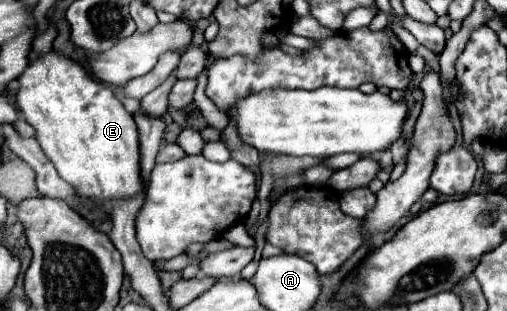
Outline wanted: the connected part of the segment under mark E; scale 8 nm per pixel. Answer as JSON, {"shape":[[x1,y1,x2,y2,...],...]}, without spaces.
{"shape":[[50,50,38,58,34,58,28,68,18,76,18,92,16,104,24,116,24,120,36,130,36,138,44,150,44,154,52,160,58,174,74,186,80,196,110,202,114,198,132,198,138,190,142,190,140,180,140,146,138,146,138,132,132,114,126,112,122,102,114,96,114,92,102,84,100,80,92,78,90,72]]}

